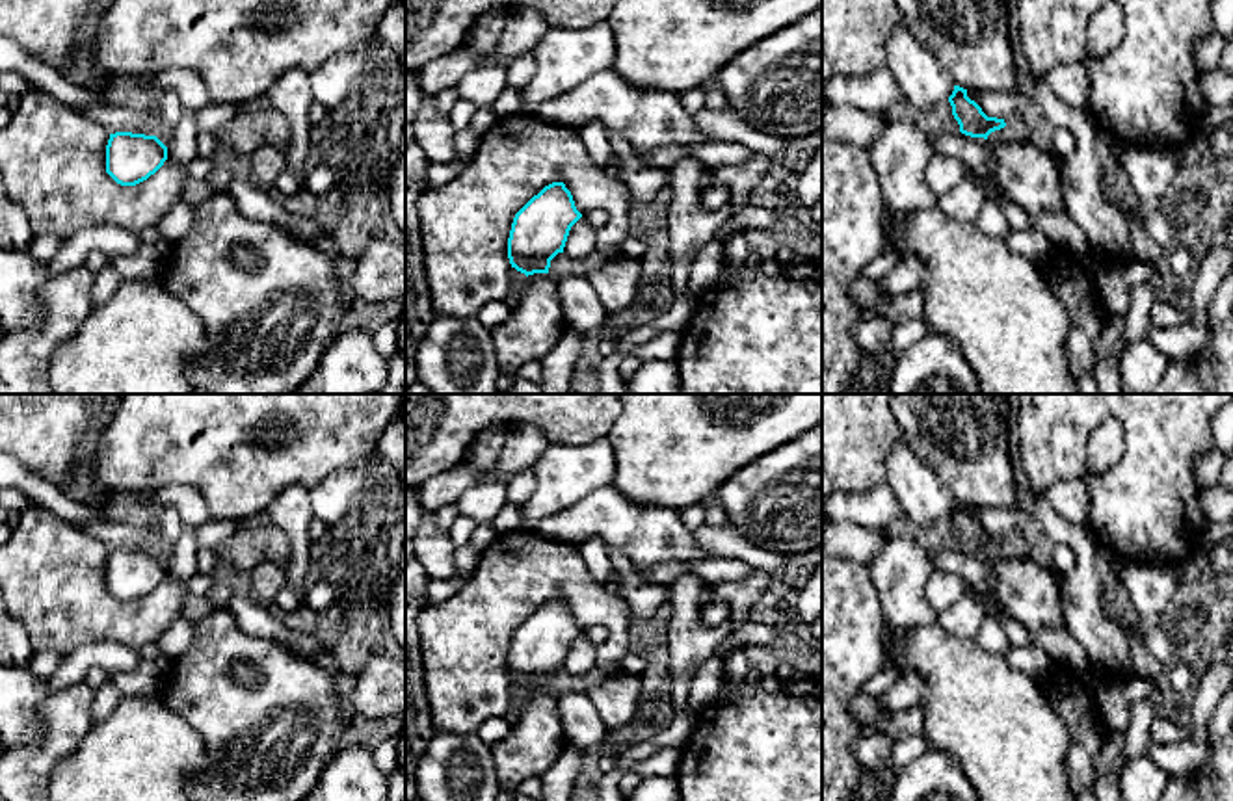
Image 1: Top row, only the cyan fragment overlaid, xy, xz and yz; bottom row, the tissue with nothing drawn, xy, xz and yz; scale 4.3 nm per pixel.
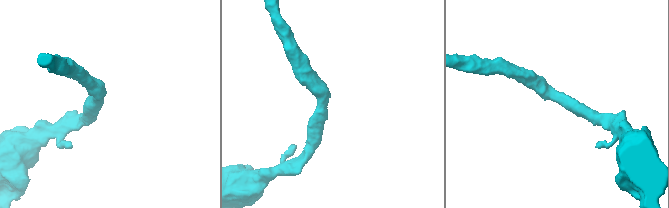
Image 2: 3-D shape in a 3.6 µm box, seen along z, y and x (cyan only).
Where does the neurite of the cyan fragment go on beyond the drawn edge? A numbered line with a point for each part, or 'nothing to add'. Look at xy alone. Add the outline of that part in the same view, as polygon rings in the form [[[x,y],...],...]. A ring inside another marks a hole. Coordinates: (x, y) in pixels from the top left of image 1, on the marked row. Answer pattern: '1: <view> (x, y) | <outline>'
nothing to add

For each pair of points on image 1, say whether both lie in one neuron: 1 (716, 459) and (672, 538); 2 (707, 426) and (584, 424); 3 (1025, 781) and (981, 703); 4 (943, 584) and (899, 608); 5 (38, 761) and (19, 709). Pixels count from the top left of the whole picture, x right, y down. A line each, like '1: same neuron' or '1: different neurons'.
1: different neurons
2: different neurons
3: same neuron
4: different neurons
5: different neurons

